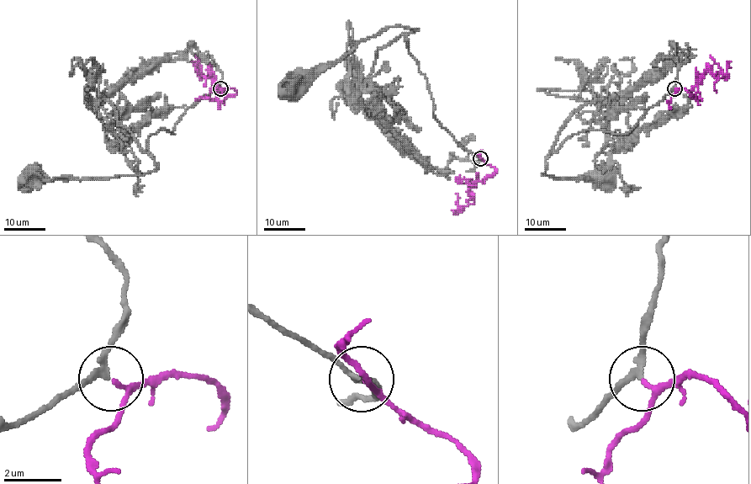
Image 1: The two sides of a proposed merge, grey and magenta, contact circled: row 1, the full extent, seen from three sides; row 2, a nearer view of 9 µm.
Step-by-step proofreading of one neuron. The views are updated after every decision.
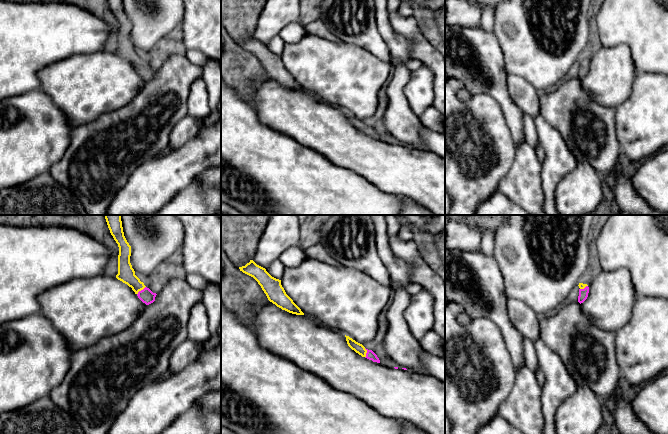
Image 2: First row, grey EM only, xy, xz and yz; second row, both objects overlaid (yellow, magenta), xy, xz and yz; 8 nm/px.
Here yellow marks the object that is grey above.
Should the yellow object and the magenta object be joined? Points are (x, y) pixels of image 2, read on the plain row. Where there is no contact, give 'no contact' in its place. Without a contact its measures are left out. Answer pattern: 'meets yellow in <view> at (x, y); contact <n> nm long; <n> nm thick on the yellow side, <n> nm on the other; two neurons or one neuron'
meets yellow in xy at (140, 66); contact 100 nm long; 140 nm thick on the yellow side, 110 nm on the other; one neuron

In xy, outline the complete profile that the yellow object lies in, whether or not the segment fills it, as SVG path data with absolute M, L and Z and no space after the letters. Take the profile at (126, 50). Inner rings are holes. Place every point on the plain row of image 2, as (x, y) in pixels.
M122 0L107 1L119 23L118 50L116 54L131 63L143 79L146 81L153 79L157 70L147 64L135 51L135 47L130 39L131 22L124 12Z

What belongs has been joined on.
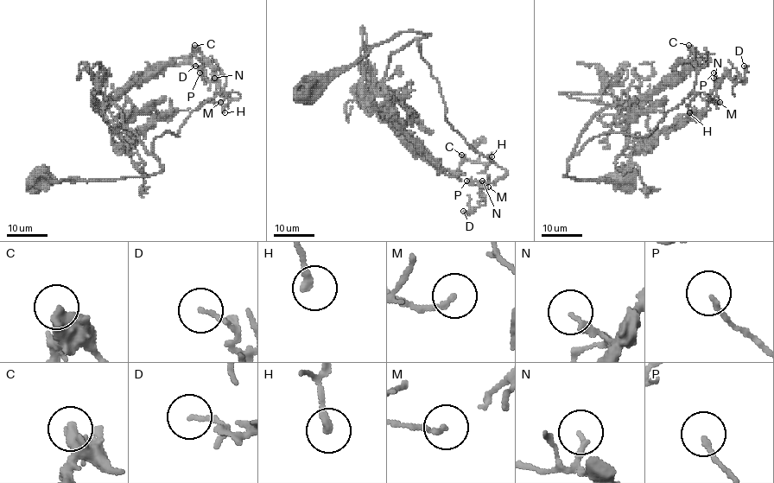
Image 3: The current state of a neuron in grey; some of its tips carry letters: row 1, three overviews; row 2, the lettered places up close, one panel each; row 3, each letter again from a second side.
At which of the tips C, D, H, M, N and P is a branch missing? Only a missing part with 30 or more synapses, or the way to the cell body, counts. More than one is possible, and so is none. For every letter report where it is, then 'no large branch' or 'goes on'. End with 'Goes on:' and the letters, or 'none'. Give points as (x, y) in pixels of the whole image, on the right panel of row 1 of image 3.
C: (688, 45) | goes on
D: (744, 66) | no large branch
H: (689, 112) | no large branch
M: (720, 102) | no large branch
N: (713, 78) | no large branch
P: (713, 73) | no large branch
Goes on: C

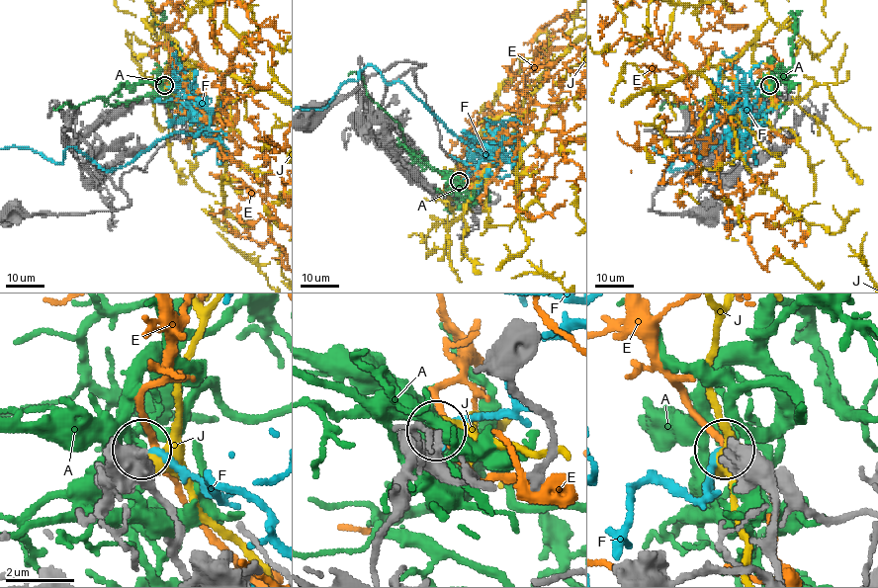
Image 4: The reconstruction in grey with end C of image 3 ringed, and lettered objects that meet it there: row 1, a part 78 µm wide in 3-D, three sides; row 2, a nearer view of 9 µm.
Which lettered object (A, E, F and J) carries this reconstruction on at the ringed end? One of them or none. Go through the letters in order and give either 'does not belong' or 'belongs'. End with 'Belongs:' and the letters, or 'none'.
A: does not belong
E: does not belong
F: does not belong
J: does not belong
Belongs: none

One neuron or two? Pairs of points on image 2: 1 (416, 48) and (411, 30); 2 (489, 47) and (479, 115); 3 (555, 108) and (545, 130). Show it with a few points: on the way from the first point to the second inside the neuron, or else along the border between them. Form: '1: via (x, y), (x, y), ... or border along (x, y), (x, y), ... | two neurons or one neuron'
1: via (416, 44), (416, 37), (413, 34) | one neuron
2: border along (484, 91), (501, 107) | two neurons
3: border along (540, 113), (564, 139) | two neurons

